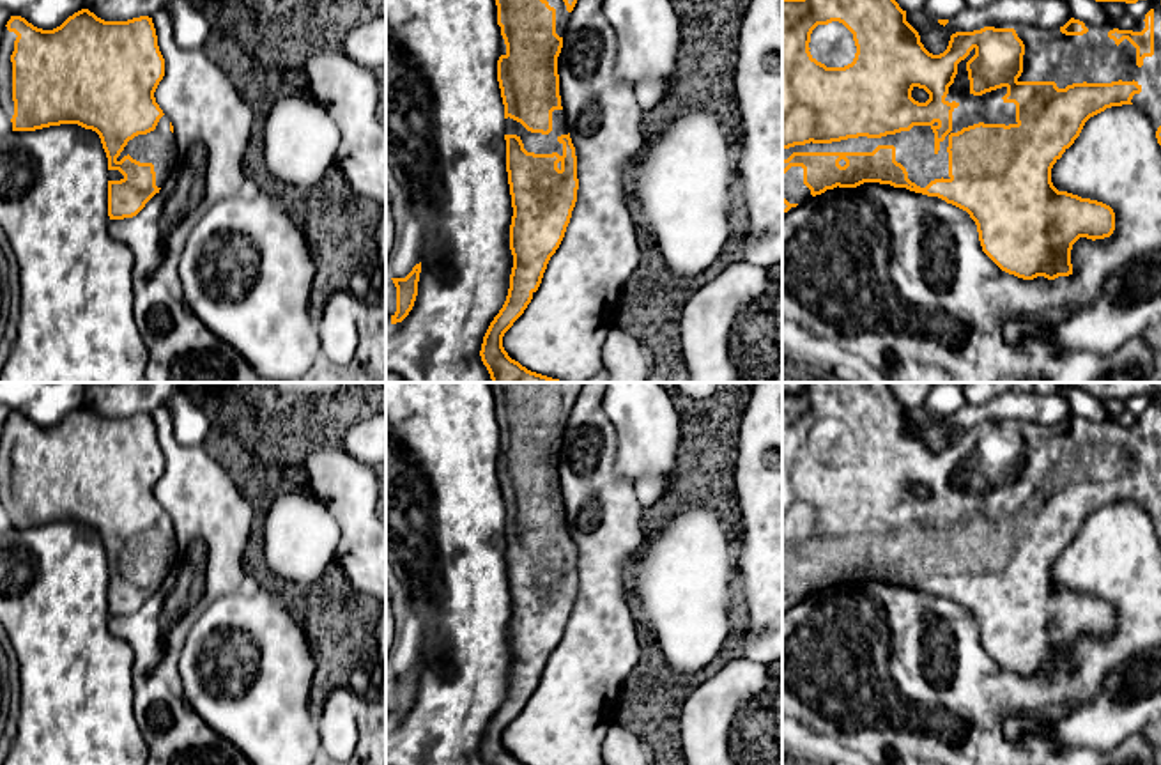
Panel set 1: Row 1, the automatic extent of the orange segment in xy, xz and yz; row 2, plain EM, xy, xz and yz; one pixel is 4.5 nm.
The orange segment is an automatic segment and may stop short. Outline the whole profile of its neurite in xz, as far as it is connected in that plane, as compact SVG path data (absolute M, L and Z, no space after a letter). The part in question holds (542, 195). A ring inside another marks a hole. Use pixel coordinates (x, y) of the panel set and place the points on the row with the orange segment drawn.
M496 0L506 53L497 60L511 195L510 289L490 322L481 361L492 382L563 382L527 370L503 347L504 333L538 290L577 202L577 152L559 96L557 57L577 0Z

